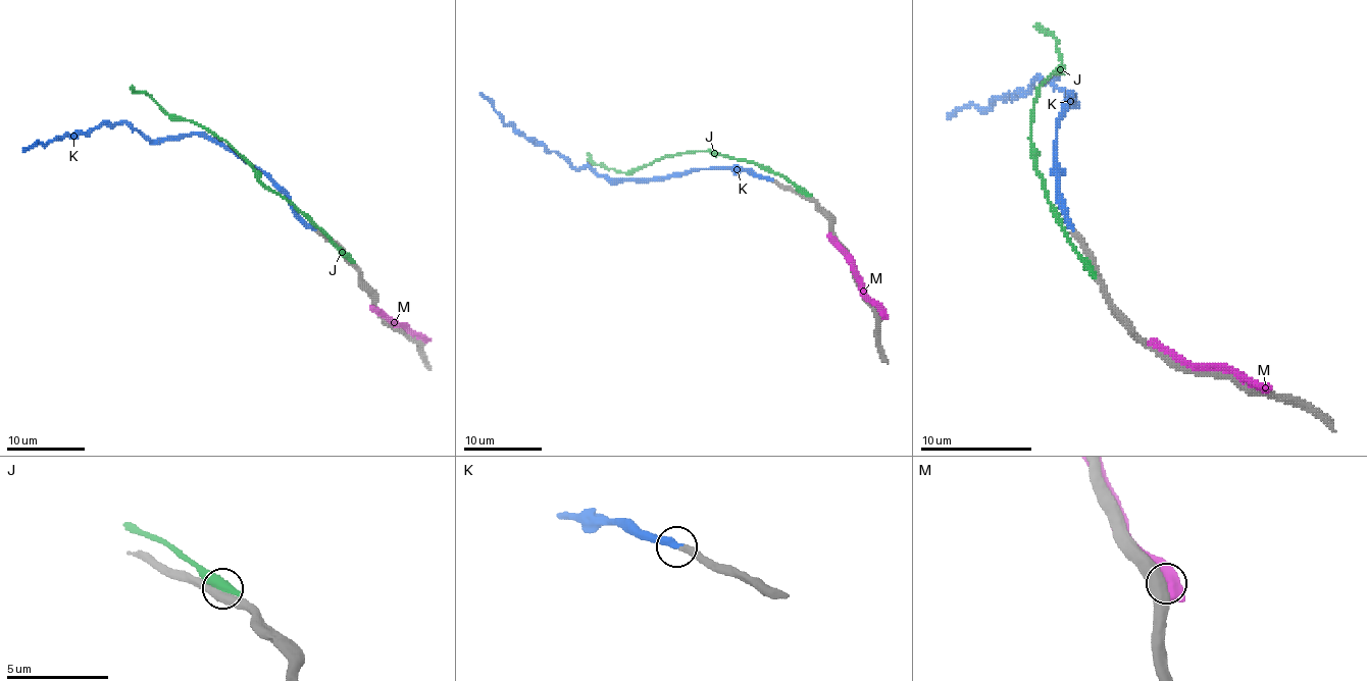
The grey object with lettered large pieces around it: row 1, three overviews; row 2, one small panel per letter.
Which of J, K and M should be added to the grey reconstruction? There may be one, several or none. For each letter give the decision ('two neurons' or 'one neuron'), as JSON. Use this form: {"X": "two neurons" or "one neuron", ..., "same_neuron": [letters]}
{"J": "two neurons", "K": "one neuron", "M": "two neurons", "same_neuron": ["K"]}

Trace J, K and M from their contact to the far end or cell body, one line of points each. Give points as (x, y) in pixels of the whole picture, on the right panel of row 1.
J: (1093, 269), (1067, 239), (1040, 177), (1030, 141), (1030, 110), (1036, 91), (1061, 65), (1056, 40), (1033, 27)
K: (1072, 227), (1056, 163), (1056, 123), (1070, 93), (1070, 102), (1056, 76), (947, 118)
M: (1260, 389), (1234, 370), (1187, 367), (1151, 338)

